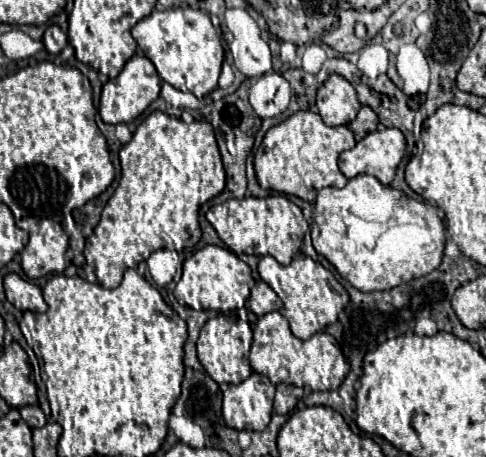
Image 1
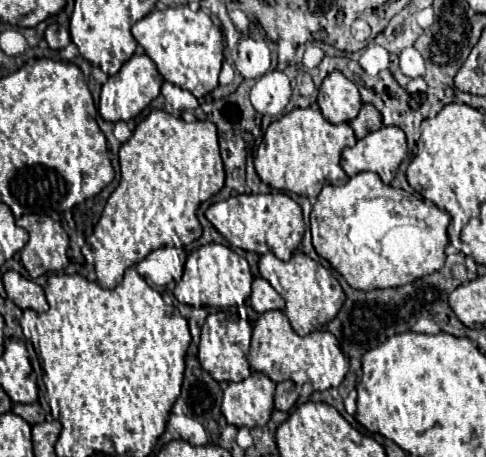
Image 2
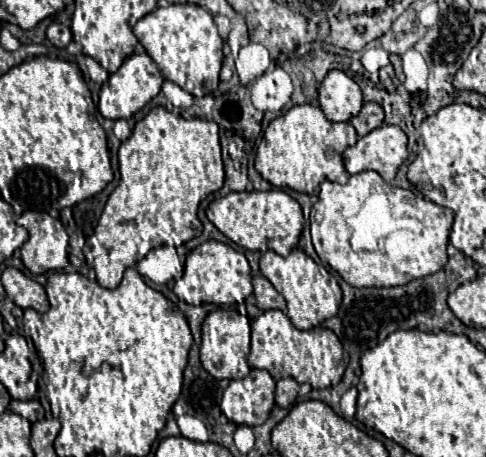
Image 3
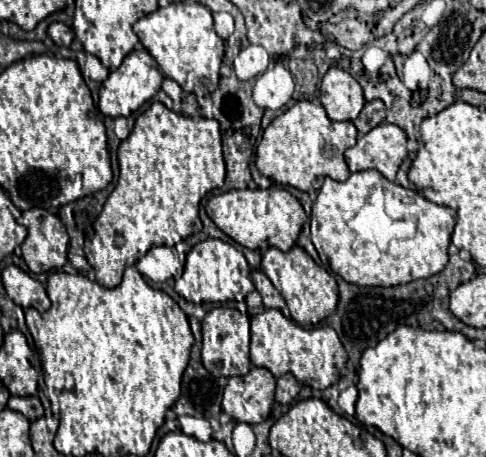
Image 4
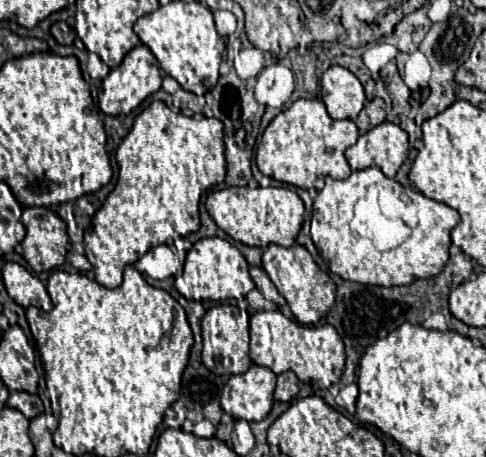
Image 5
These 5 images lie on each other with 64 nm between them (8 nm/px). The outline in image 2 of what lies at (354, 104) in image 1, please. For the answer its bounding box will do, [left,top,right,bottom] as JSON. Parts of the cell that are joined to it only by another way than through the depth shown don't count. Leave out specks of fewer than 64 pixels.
[318,72,362,124]

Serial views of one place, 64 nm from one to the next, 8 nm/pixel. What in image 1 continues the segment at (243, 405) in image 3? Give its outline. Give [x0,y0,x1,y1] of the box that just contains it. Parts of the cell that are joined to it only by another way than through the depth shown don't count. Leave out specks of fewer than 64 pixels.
[222,374,274,430]

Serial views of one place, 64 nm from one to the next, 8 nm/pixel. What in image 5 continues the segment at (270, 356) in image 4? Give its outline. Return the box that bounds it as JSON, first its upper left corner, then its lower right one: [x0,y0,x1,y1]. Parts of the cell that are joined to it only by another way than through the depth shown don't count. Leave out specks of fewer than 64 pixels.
[250,310,344,390]

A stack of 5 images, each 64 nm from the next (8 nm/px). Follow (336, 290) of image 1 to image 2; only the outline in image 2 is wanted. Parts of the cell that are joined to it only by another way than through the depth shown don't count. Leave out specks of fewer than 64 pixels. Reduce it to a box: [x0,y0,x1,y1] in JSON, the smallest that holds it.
[260,250,344,336]

